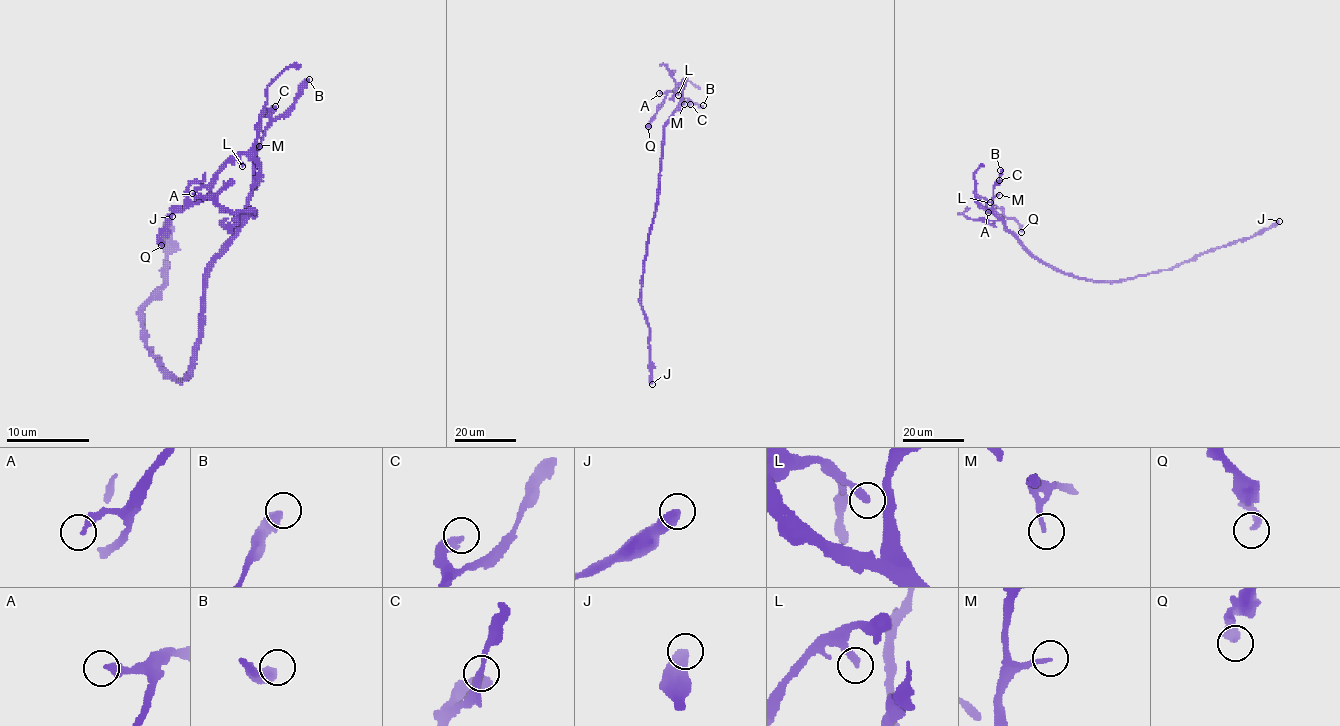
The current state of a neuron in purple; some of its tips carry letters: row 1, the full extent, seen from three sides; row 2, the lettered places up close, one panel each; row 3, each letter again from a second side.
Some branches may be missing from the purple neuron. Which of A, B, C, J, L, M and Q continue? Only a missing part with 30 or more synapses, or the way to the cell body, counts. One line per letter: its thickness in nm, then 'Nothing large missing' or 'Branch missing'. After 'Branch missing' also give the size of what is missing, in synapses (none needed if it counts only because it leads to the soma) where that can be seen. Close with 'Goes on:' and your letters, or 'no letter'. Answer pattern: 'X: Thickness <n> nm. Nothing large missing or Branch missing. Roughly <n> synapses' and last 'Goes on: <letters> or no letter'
A: Thickness 240 nm. Nothing large missing
B: Thickness 400 nm. Nothing large missing
C: Thickness 420 nm. Nothing large missing
J: Thickness 500 nm. Nothing large missing
L: Thickness 240 nm. Nothing large missing
M: Thickness 170 nm. Branch missing. Roughly 35 synapses
Q: Thickness 340 nm. Nothing large missing
Goes on: M

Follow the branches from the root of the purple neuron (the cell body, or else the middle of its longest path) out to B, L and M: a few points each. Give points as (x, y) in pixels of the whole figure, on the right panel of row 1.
B: (1083, 279), (1040, 262), (1006, 228), (993, 204), (993, 188), (1000, 170)
L: (1083, 279), (1040, 262), (977, 200), (984, 198), (990, 202)
M: (1083, 279), (1052, 269), (1030, 252), (994, 209), (993, 198), (999, 195)

